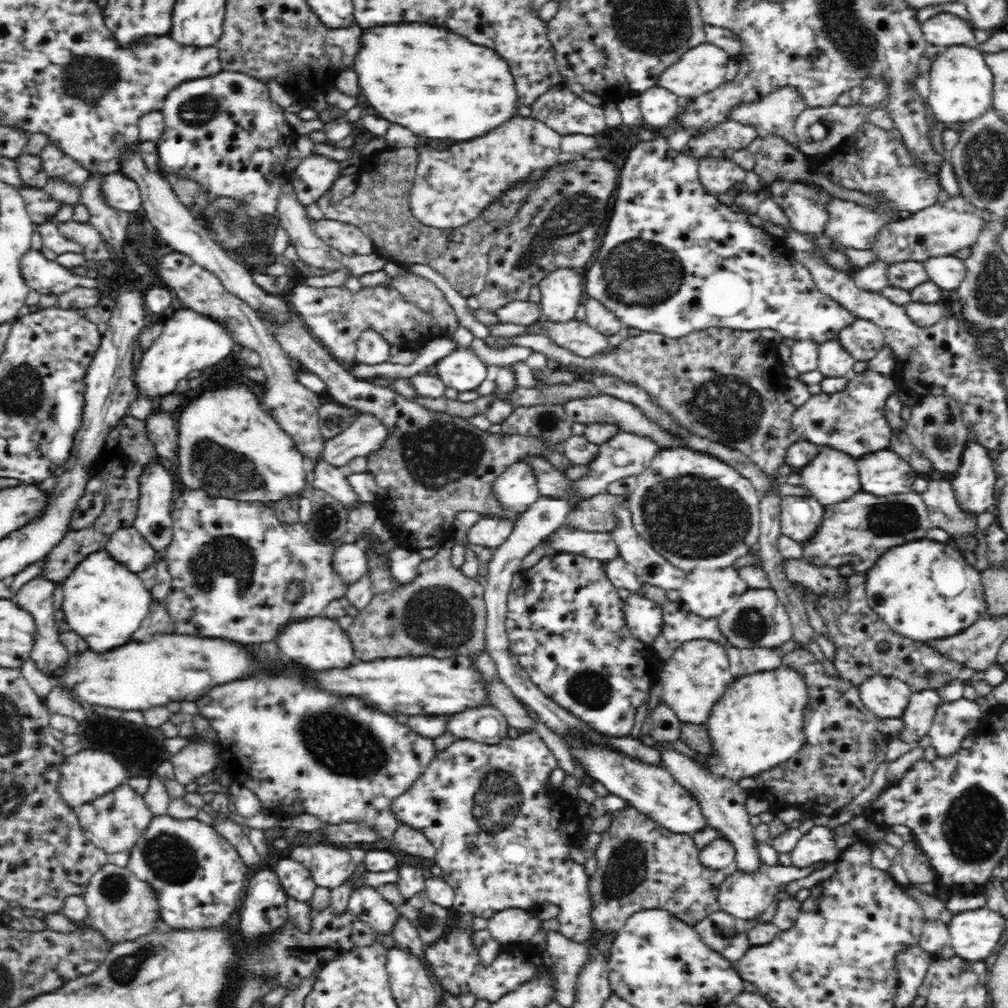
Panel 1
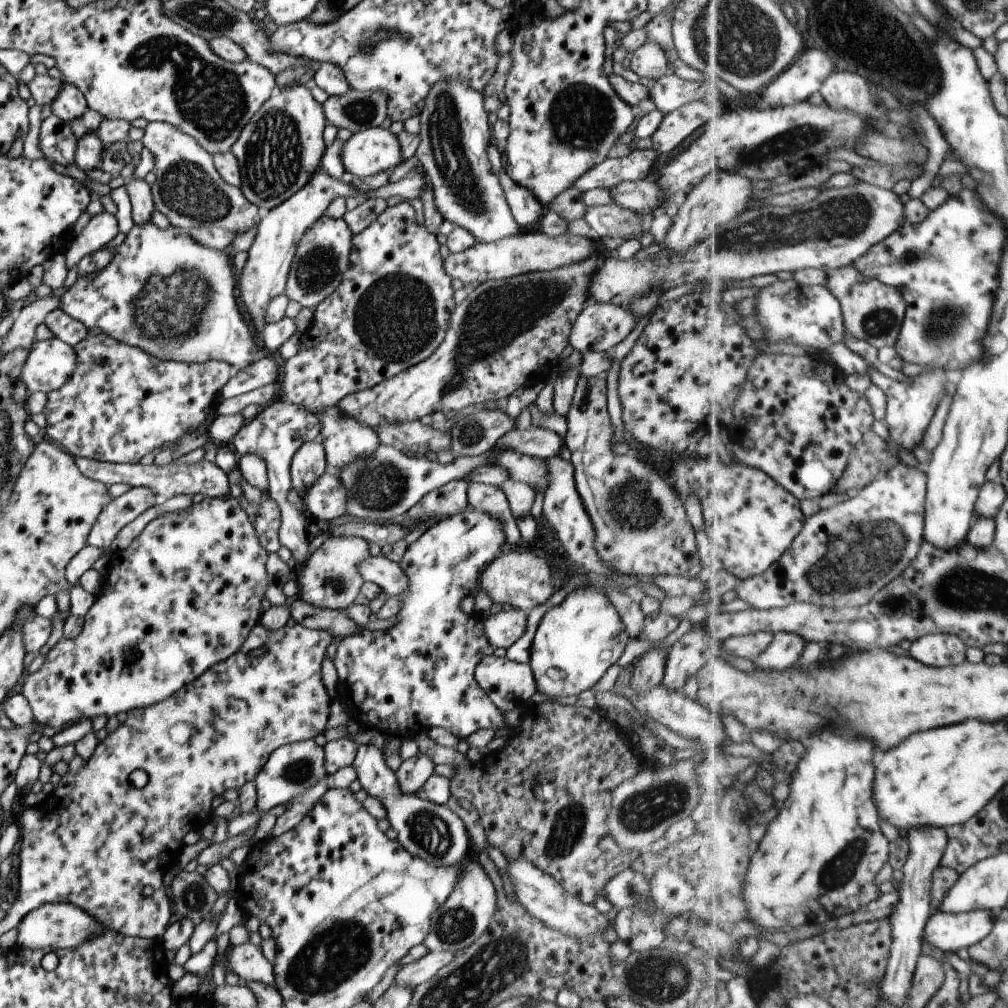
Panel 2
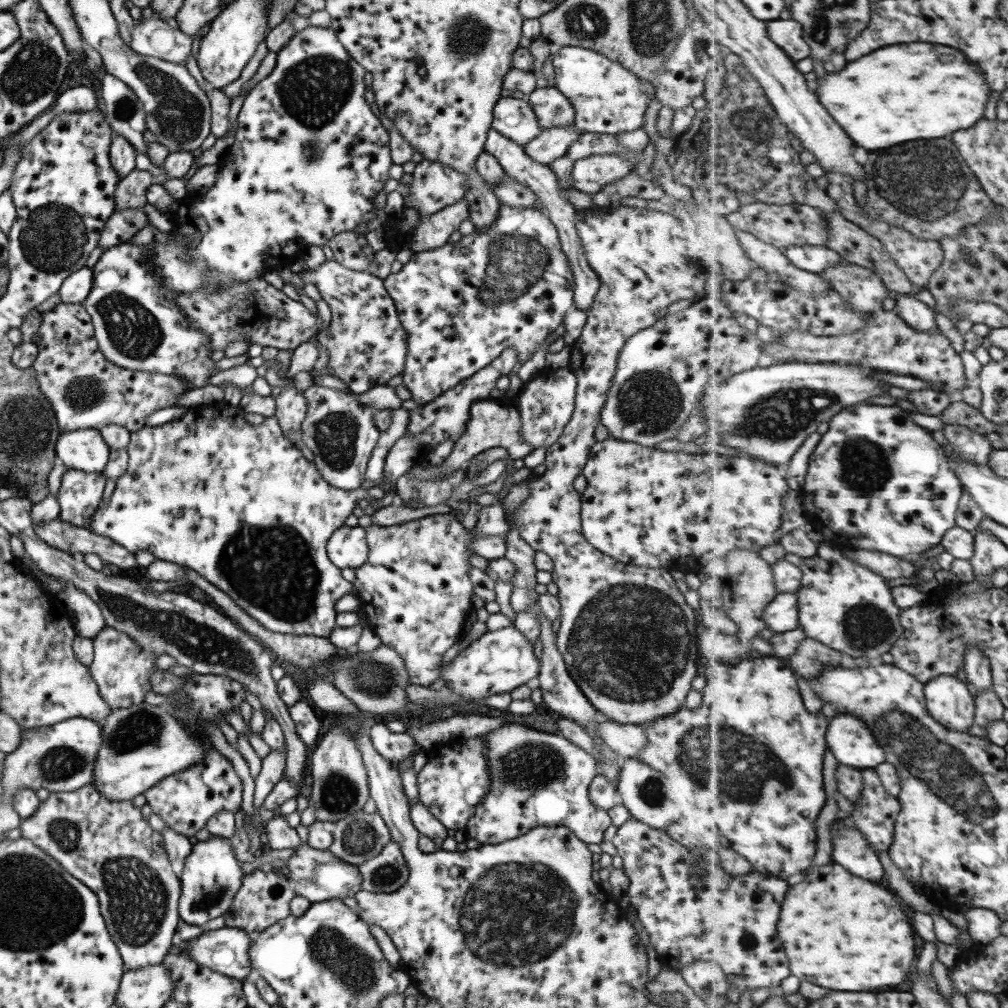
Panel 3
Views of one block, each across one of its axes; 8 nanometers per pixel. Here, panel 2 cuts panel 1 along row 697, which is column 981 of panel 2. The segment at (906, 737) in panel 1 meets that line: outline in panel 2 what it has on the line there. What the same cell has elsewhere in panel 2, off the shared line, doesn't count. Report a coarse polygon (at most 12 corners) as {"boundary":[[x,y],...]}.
{"boundary":[[990,910],[937,911],[925,941],[943,952],[972,948],[994,932]]}

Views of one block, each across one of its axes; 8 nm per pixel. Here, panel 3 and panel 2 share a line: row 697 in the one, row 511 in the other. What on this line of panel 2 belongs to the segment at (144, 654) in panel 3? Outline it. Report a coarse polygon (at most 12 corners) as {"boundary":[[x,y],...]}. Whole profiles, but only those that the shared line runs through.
{"boundary":[[133,487],[100,512],[88,545],[108,548],[118,532],[160,501]]}

